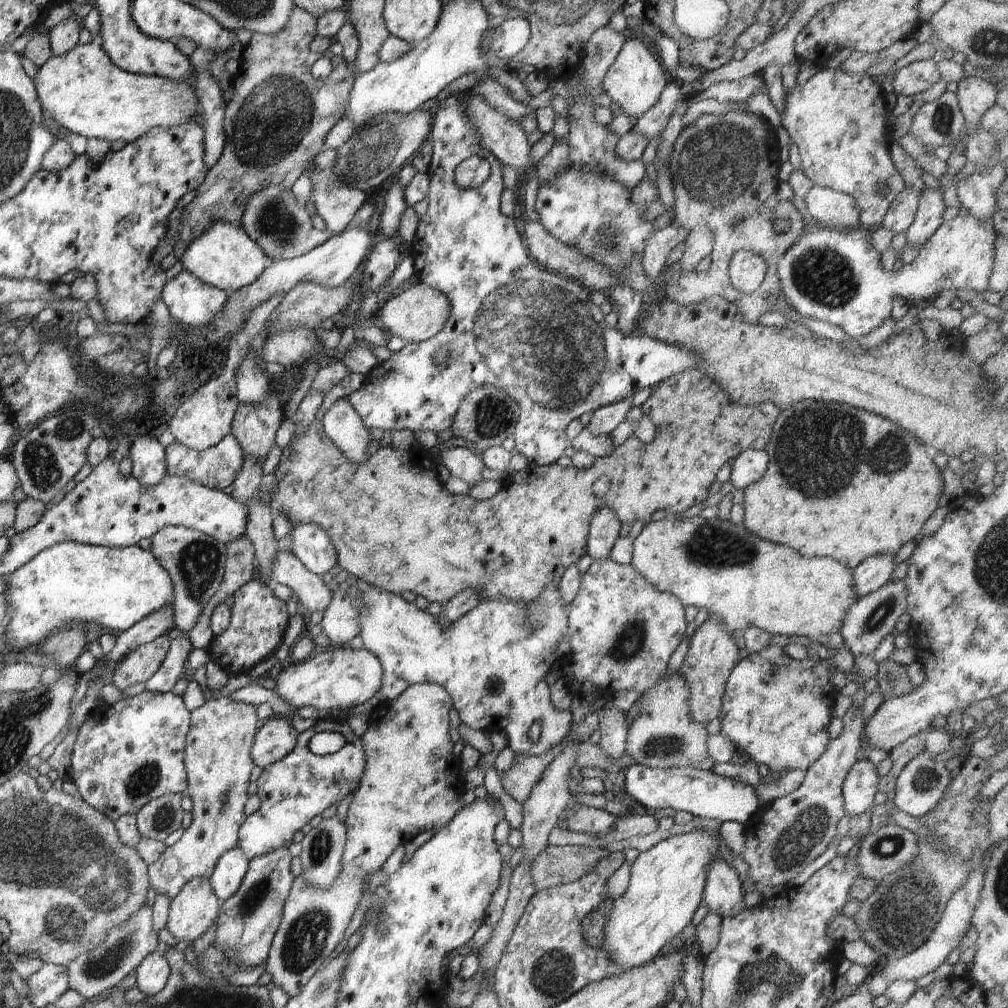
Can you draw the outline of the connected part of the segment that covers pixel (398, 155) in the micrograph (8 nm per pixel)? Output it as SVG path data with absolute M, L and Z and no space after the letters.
M416 109L408 114L382 113L357 126L349 141L336 149L335 170L339 178L364 192L382 186L419 151L421 144L430 134L432 123L432 112Z

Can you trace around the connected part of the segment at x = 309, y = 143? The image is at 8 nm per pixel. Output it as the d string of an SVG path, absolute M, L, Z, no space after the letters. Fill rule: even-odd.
M294 5L291 8L287 25L282 30L272 34L254 33L251 36L248 46L243 48L241 51L239 56L239 71L230 80L230 85L233 86L235 90L234 97L225 108L223 125L226 135L226 144L224 145L224 152L218 159L218 162L207 172L204 182L201 182L201 185L197 188L197 195L195 196L195 199L186 207L186 210L184 210L180 220L169 226L171 228L169 232L174 236L178 236L172 253L174 253L179 259L181 258L183 252L189 247L189 244L194 239L197 239L202 233L207 231L214 223L220 221L233 223L232 212L234 212L234 204L238 204L238 200L240 200L242 196L244 196L242 200L246 202L247 198L251 197L255 192L258 192L259 190L262 190L270 185L282 185L287 189L291 189L294 182L296 182L296 180L298 180L298 178L300 178L300 176L308 170L309 165L313 162L313 158L324 148L325 138L328 132L330 132L330 129L345 116L345 110L349 101L349 94L351 93L355 81L355 74L353 74L353 72L347 67L347 62L341 56L334 55L332 52L318 54L310 50L309 44L317 34L317 20L318 18L312 16L312 14L310 14L307 10ZM322 56L332 58L333 71L327 77L316 79L312 76L310 70L312 68L312 64L314 64L314 62Z

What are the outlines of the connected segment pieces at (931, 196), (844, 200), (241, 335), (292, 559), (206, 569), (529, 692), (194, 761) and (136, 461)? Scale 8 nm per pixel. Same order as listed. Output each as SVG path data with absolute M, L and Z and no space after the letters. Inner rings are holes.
M926 187L920 193L914 222L906 230L907 243L923 245L942 224L942 214L945 208L943 189Z
M813 185L803 199L815 224L835 229L853 229L860 226L859 206L850 195Z
M244 324L240 332L230 336L226 364L220 376L198 388L191 396L186 395L182 399L181 405L169 423L170 432L174 435L176 442L190 450L201 451L216 446L225 436L231 434L231 424L240 404L237 399L235 379L237 368L241 365L244 357L250 354L250 341L264 325Z
M279 548L271 572L274 580L292 588L297 600L310 612L322 612L332 598L332 593L324 584L322 576L312 574L296 555L286 551L286 548Z
M172 525L165 526L153 534L150 540L152 541L151 553L172 579L171 604L175 626L184 634L188 634L194 628L209 600L218 592L225 573L227 545L200 531Z
M362 579L357 583L361 596L359 637L365 648L380 659L383 675L379 693L382 701L398 698L410 685L439 684L448 691L453 700L453 708L458 711L461 722L466 726L484 731L494 724L505 722L508 745L519 758L545 755L569 735L573 716L569 710L559 711L553 706L551 690L545 679L556 662L554 652L558 641L569 636L568 608L558 585L550 585L535 601L529 603L492 599L482 601L455 624L444 626L442 630L437 616L431 615L427 610L420 610L414 602L409 603L401 595L369 585ZM534 720L544 720L540 722L540 737L536 742L531 735Z
M230 697L210 699L190 713L190 726L185 738L185 755L183 763L187 772L187 791L192 798L193 808L191 810L192 820L190 826L184 829L182 837L172 846L165 847L165 851L157 861L148 867L149 881L157 894L164 893L172 900L179 890L194 877L212 876L216 863L227 850L238 846L238 831L244 822L244 807L249 797L246 788L250 784L250 776L255 762L251 757L251 746L253 745L256 731L256 707L233 701Z
M138 435L129 449L131 475L146 486L158 484L167 474L166 451L157 438Z

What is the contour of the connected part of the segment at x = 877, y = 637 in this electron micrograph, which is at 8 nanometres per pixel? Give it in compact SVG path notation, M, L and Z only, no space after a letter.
M904 579L888 581L878 590L858 598L858 600L848 609L842 621L839 633L844 639L845 645L851 650L855 657L862 655L872 655L878 648L878 644L891 634L895 629L896 622L905 613L907 607L908 587Z

